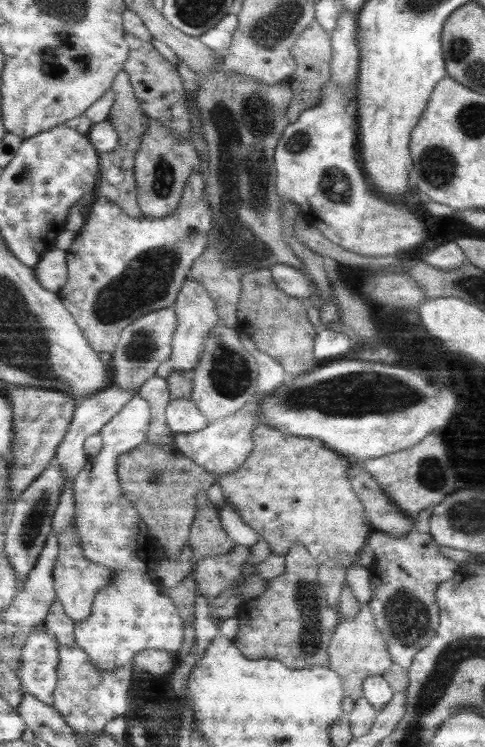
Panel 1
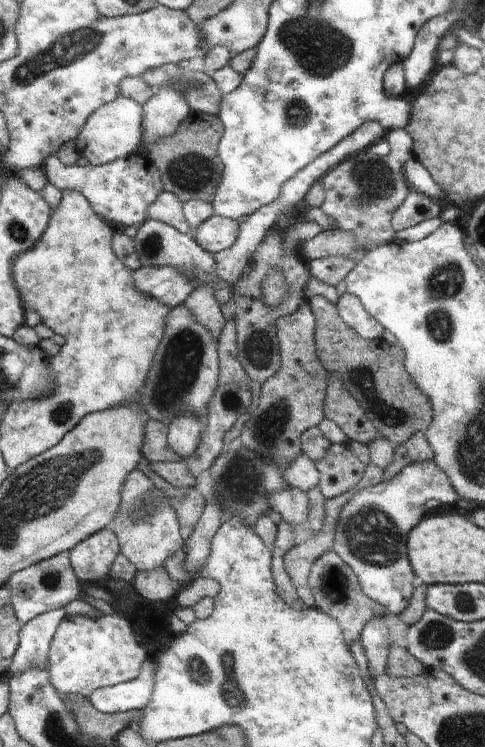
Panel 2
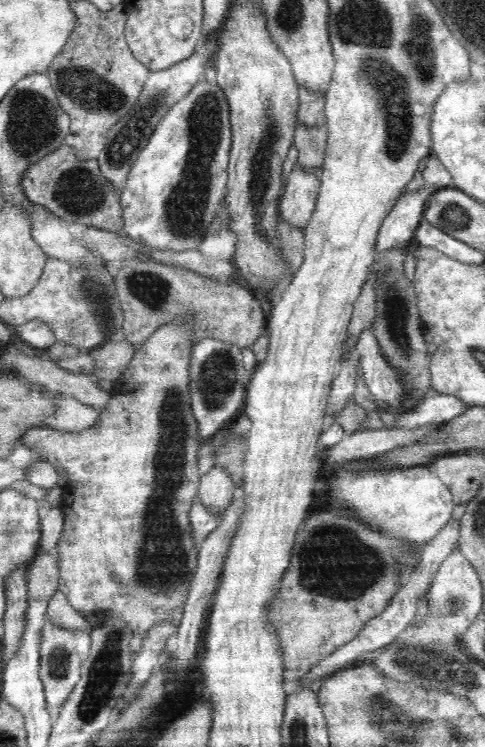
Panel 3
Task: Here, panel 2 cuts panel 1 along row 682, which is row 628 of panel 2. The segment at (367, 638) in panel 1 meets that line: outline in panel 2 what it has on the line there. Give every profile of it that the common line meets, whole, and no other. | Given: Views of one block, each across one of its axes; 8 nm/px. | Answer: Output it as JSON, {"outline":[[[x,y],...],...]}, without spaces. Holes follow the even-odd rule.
{"outline":[[[333,550],[321,554],[312,564],[308,588],[315,600],[314,608],[325,612],[340,625],[349,648],[352,642],[361,638],[362,629],[368,621],[376,617],[386,618],[385,615],[388,613],[384,605],[364,594],[356,573]]]}

